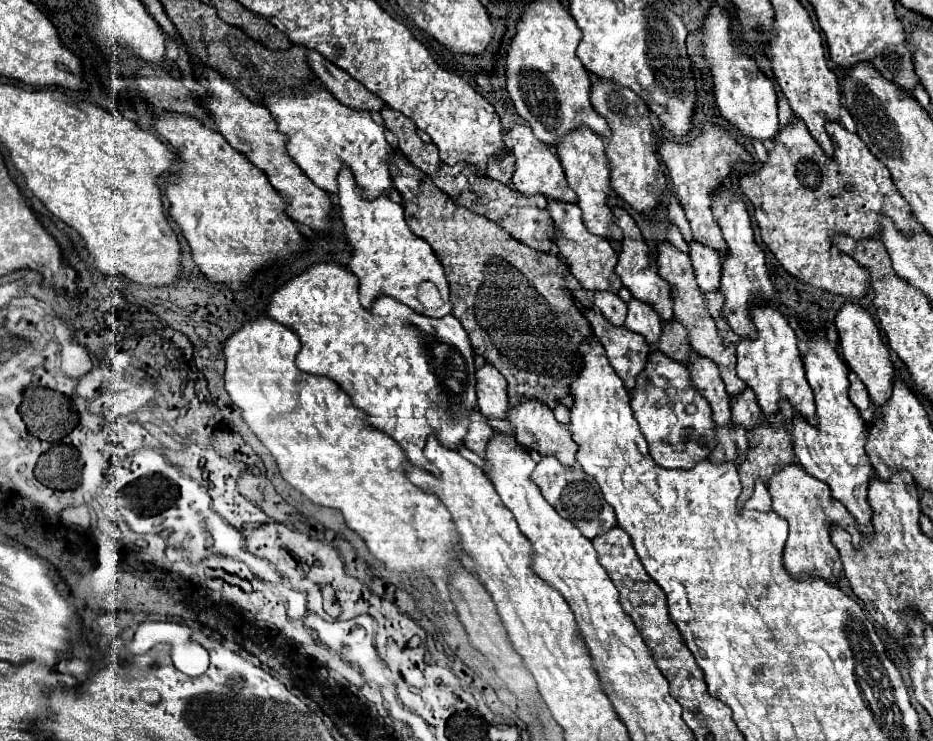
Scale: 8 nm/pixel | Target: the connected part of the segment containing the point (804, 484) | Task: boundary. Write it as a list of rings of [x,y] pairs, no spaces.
[[[787,465],[783,471],[771,477],[767,487],[773,499],[773,511],[789,523],[789,539],[785,543],[785,557],[783,557],[785,569],[795,579],[817,577],[817,579],[837,585],[841,577],[841,559],[839,559],[837,549],[831,543],[831,529],[841,525],[847,533],[851,533],[853,547],[859,549],[861,533],[857,529],[853,515],[843,507],[843,503],[831,497],[827,483],[817,481],[815,477],[807,475],[801,465]]]

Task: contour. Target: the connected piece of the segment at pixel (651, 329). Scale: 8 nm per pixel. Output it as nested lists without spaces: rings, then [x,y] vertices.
[[[633,299],[629,303],[629,313],[627,313],[625,327],[631,329],[633,333],[643,335],[651,349],[657,349],[655,345],[659,343],[659,325],[661,325],[659,315],[653,311],[651,305],[647,305],[639,299]]]

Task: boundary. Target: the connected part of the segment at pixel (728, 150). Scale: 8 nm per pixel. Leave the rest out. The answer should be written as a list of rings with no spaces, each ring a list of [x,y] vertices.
[[[705,127],[703,133],[699,137],[695,137],[691,143],[679,143],[679,141],[663,141],[659,147],[661,159],[667,167],[667,173],[671,177],[673,183],[673,193],[679,199],[679,205],[685,211],[685,217],[691,225],[693,237],[719,251],[725,253],[727,251],[727,243],[723,241],[721,229],[713,219],[713,191],[717,191],[735,171],[737,163],[753,163],[751,155],[723,129],[719,127]]]

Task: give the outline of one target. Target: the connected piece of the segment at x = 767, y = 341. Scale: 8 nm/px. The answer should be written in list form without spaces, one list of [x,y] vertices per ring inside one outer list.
[[[761,305],[751,309],[753,323],[757,327],[757,339],[741,339],[737,343],[737,375],[745,381],[749,389],[757,395],[761,411],[771,417],[771,413],[779,411],[779,401],[791,403],[791,407],[811,425],[815,425],[815,403],[813,391],[805,379],[805,367],[799,357],[797,337],[789,327],[785,315],[771,305]]]

